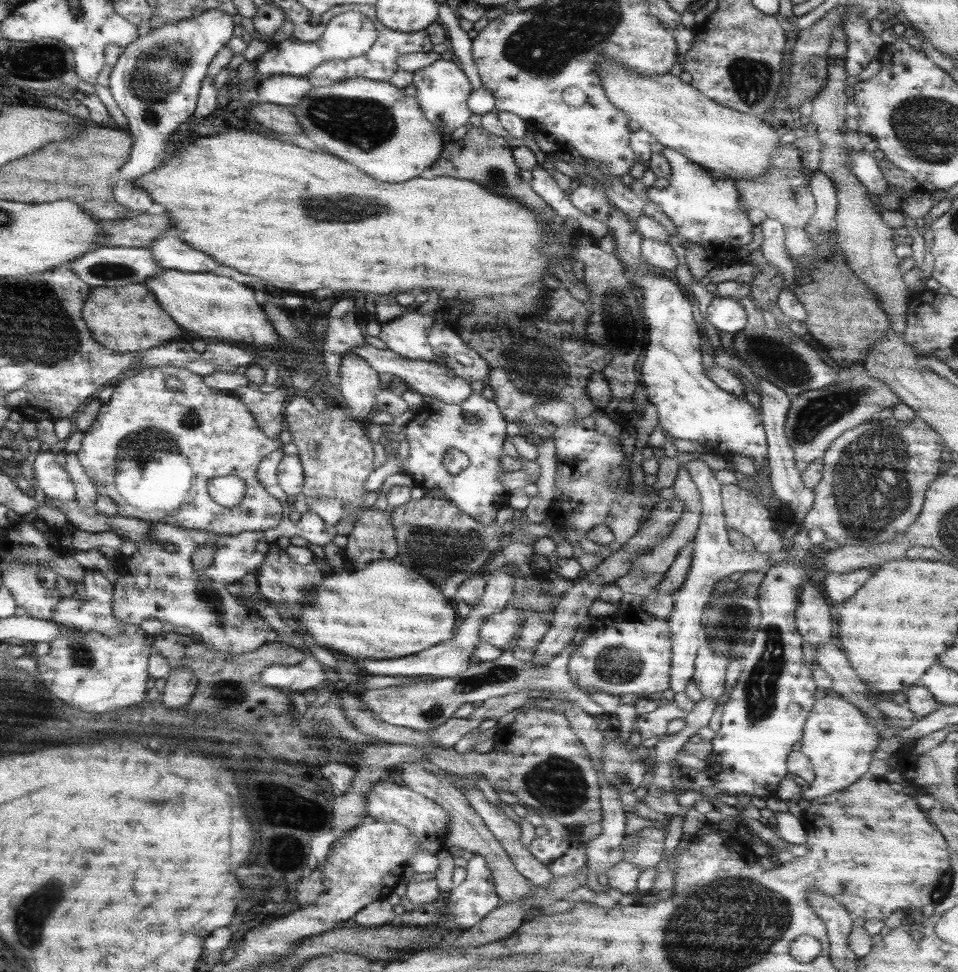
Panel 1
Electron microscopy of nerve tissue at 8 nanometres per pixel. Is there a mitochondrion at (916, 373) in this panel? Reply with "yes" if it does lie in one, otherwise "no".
no

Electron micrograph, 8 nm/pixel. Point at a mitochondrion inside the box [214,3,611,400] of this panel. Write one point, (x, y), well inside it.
(365, 123)

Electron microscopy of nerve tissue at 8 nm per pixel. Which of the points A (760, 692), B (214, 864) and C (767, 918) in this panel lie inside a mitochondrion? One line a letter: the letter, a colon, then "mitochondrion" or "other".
A: mitochondrion
B: other
C: mitochondrion

